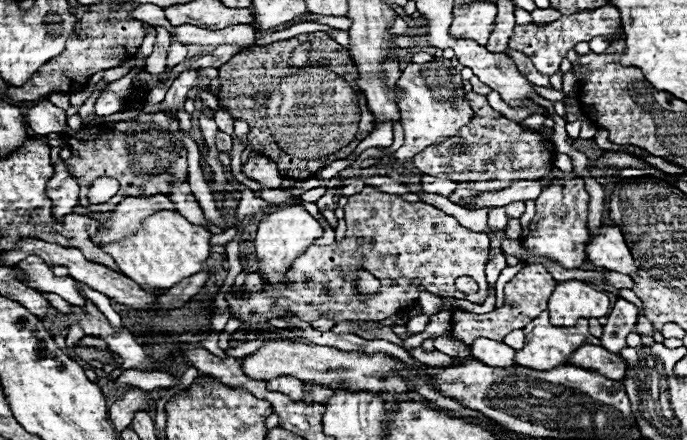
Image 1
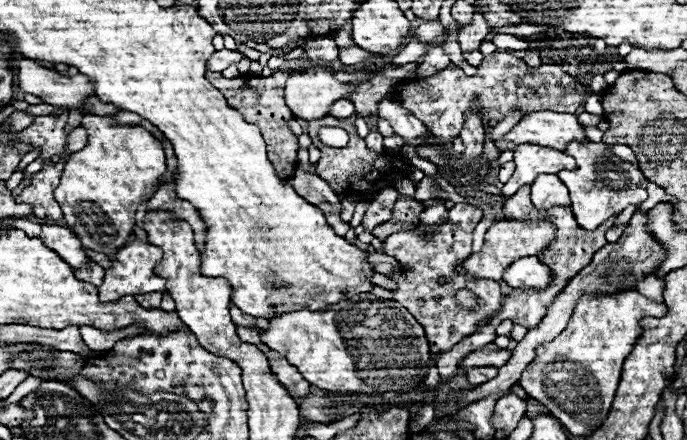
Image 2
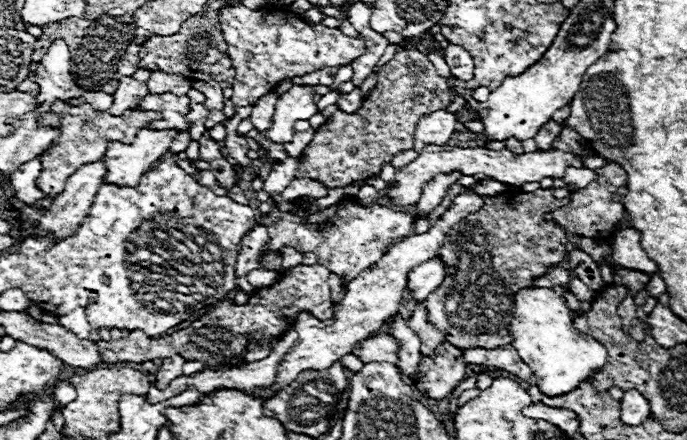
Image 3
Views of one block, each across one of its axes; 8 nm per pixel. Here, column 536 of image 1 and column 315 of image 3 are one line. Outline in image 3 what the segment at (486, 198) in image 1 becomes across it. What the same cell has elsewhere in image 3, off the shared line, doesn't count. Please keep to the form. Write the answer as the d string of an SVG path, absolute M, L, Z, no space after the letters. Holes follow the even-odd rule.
M294 178L290 182L290 186L286 186L284 192L280 194L274 194L270 196L268 202L262 202L260 204L260 214L266 214L268 208L272 208L274 202L280 202L280 200L296 200L296 198L302 198L302 196L314 196L314 198L322 198L326 196L328 192L324 190L324 186L318 182L318 180L312 180L312 178Z

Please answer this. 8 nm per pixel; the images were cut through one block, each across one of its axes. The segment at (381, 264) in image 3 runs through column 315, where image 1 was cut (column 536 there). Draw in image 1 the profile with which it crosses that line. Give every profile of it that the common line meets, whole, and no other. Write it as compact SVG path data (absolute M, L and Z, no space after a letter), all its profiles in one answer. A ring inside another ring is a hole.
M544 310L540 314L540 318L534 318L524 328L524 334L526 334L526 344L524 344L522 350L516 352L514 362L518 366L526 366L526 368L532 368L532 370L552 370L556 366L564 366L568 362L568 356L576 348L586 344L588 336L590 336L590 330L588 330L588 320L580 320L576 326L572 326L572 330L564 330L560 326L552 326L548 322L548 312Z

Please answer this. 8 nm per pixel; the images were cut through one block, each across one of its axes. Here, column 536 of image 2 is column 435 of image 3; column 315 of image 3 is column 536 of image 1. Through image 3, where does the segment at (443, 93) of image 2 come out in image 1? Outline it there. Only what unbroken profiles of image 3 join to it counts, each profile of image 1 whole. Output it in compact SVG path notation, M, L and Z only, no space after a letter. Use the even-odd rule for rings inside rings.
M468 92L464 98L470 102L476 116L448 140L448 164L436 162L444 158L438 144L428 146L414 158L414 166L422 174L450 178L458 184L458 188L448 196L450 202L462 206L466 200L472 200L482 192L504 190L516 180L540 180L552 170L554 146L550 140L544 140L534 130L524 130L516 122L504 118L482 94Z

